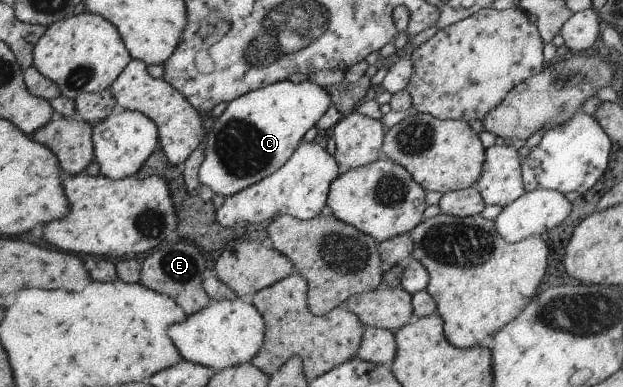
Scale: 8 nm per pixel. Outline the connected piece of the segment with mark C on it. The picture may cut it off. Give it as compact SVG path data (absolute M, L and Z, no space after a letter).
M286 79L231 100L202 139L204 158L198 169L200 183L207 185L215 194L231 196L269 177L289 159L301 143L301 137L305 135L305 131L309 131L316 124L316 121L331 106L330 102L330 95L320 85L308 80L292 83Z

